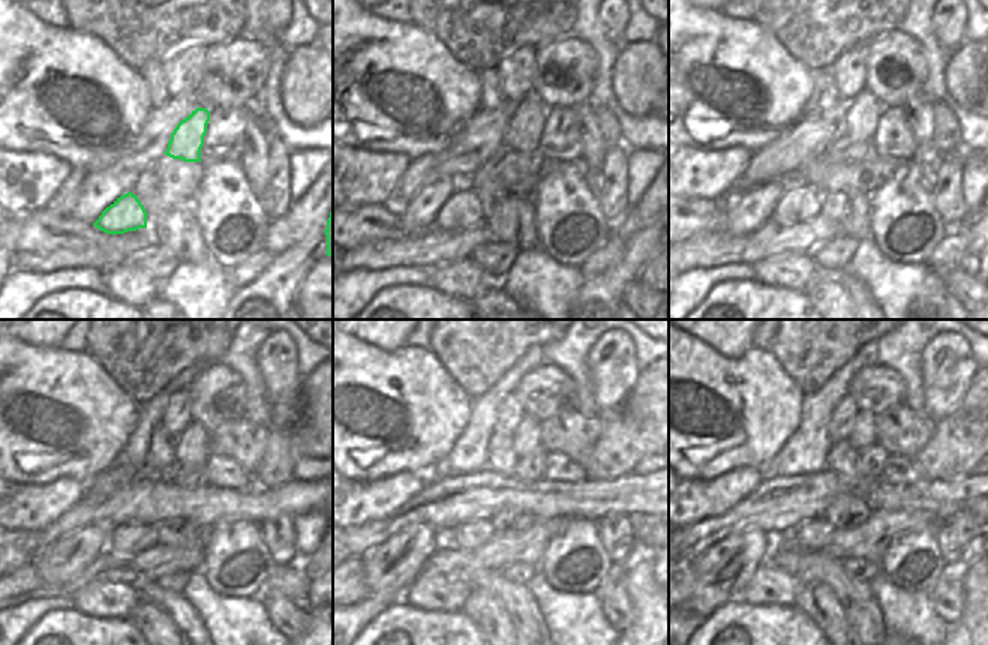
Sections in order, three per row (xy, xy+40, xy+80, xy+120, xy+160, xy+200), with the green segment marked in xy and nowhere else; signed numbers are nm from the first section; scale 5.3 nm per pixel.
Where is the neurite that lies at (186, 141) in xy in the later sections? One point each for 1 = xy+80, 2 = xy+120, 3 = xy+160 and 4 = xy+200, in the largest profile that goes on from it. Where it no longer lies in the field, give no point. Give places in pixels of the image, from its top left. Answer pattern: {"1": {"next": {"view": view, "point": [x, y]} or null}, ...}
{"1": {"next": {"view": "xy+80", "point": [858, 126]}}, "2": {"next": {"view": "xy+120", "point": [186, 456]}}, "3": {"next": {"view": "xy+160", "point": [520, 452]}}, "4": {"next": {"view": "xy+200", "point": [852, 437]}}}

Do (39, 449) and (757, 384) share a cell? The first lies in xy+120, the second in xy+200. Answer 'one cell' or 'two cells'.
one cell

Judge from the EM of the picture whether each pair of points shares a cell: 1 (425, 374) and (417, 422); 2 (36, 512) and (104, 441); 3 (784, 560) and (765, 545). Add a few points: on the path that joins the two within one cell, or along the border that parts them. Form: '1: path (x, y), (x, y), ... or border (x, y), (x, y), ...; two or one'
1: path (417, 386), (417, 410); one
2: border (86, 482), (59, 477), (35, 486); two
3: border (777, 540), (766, 560); two

